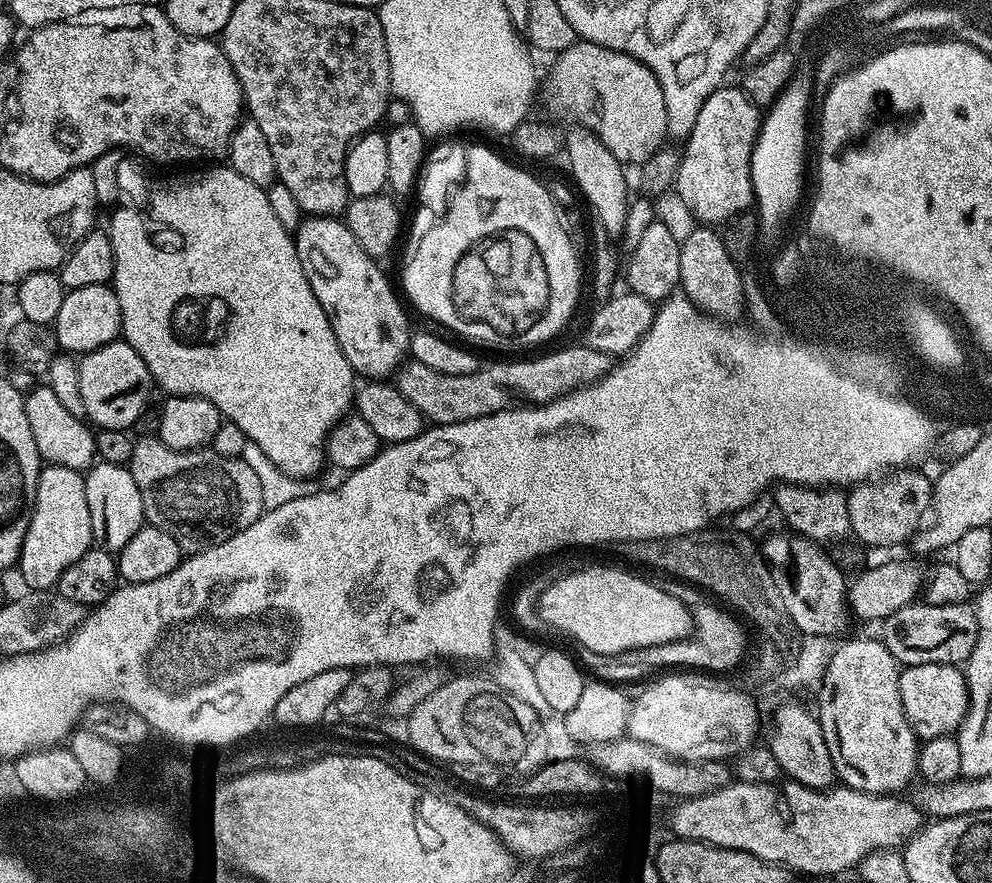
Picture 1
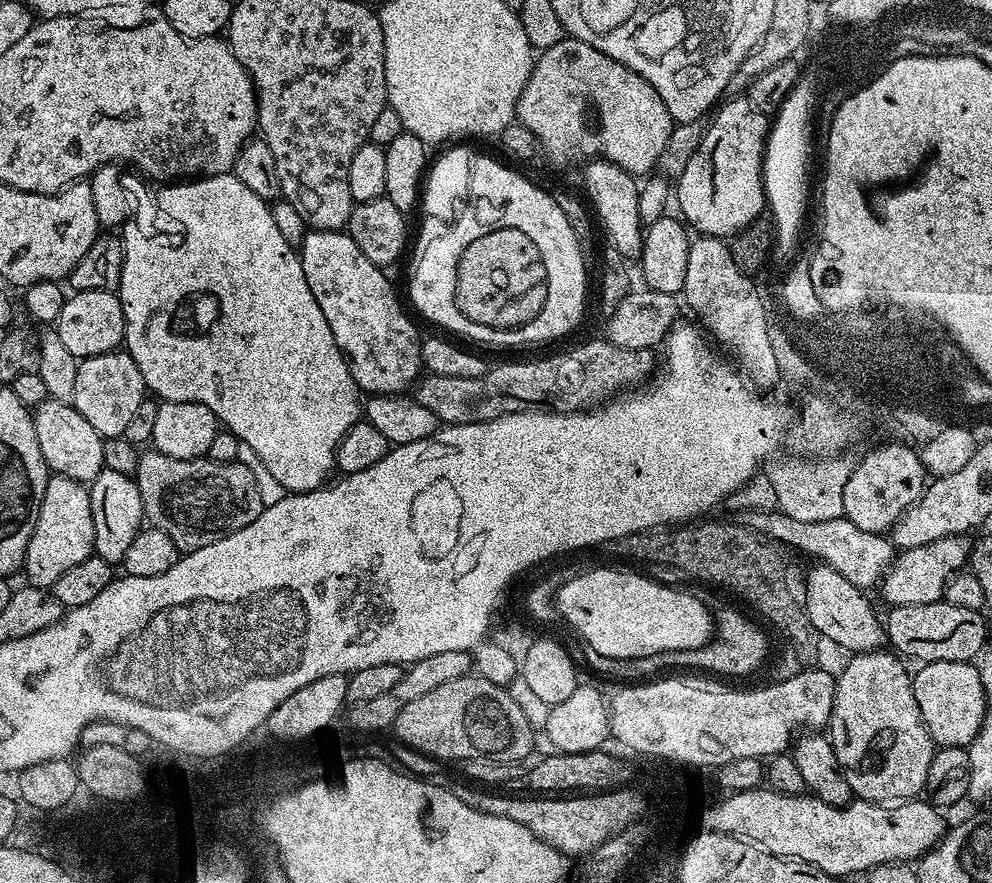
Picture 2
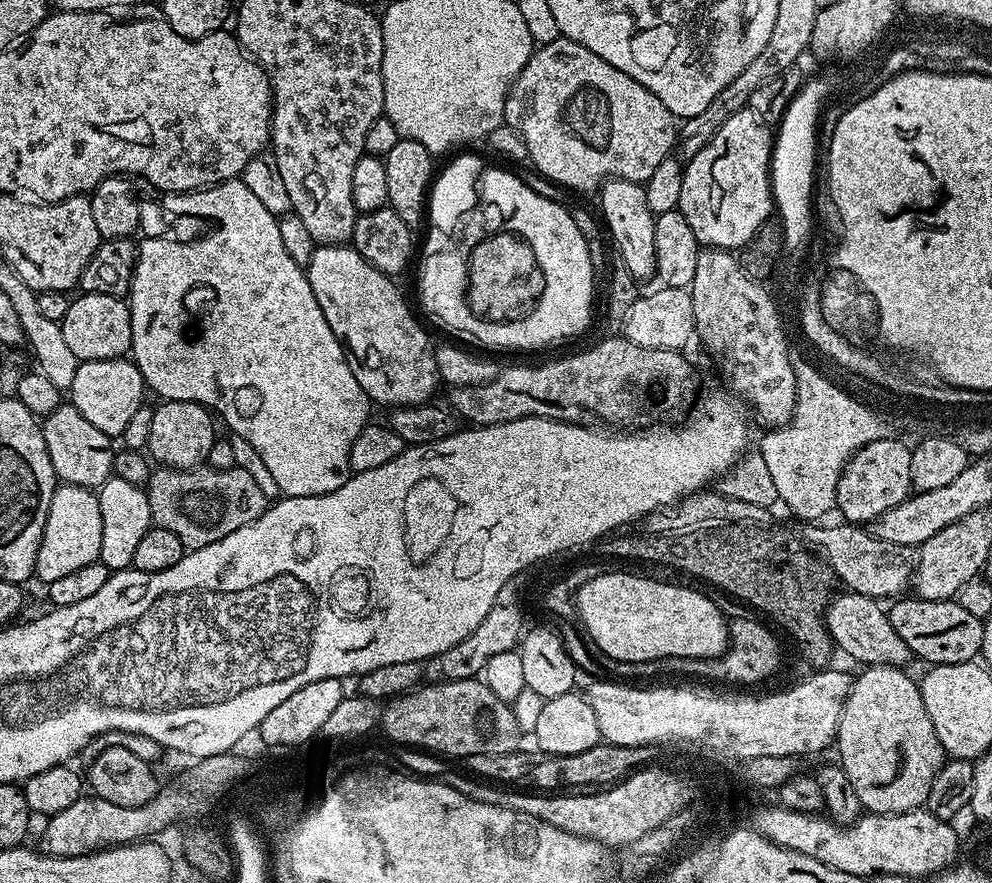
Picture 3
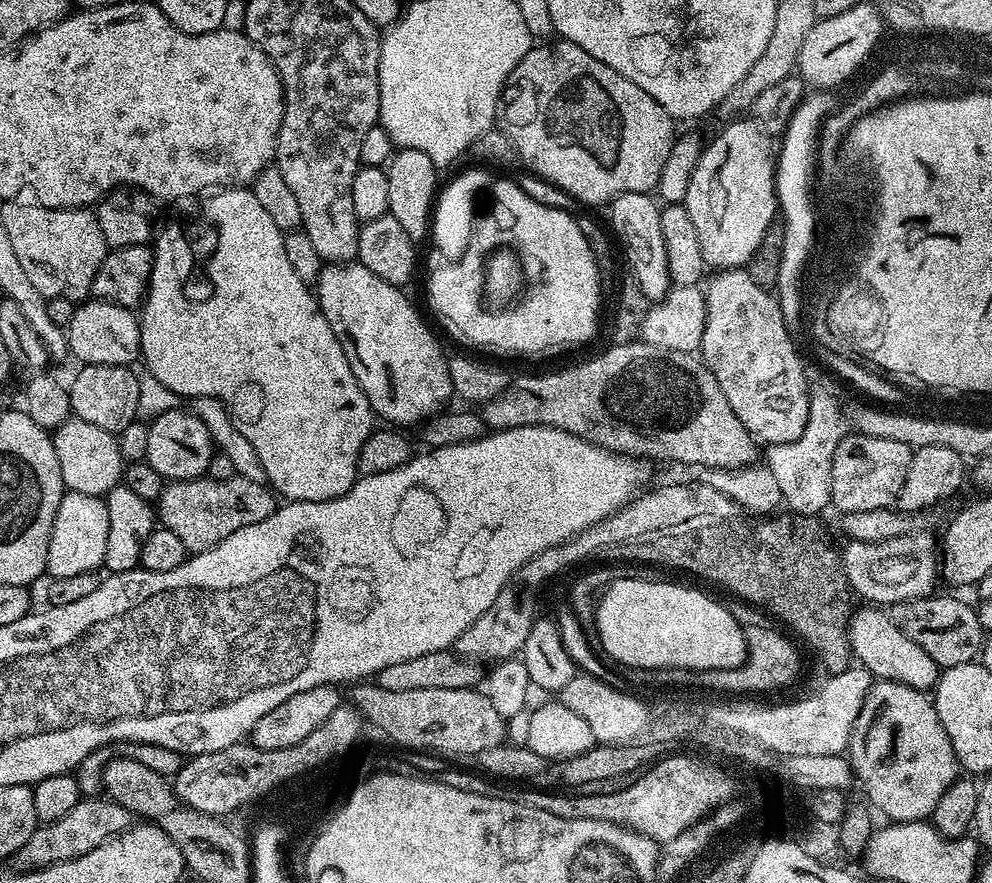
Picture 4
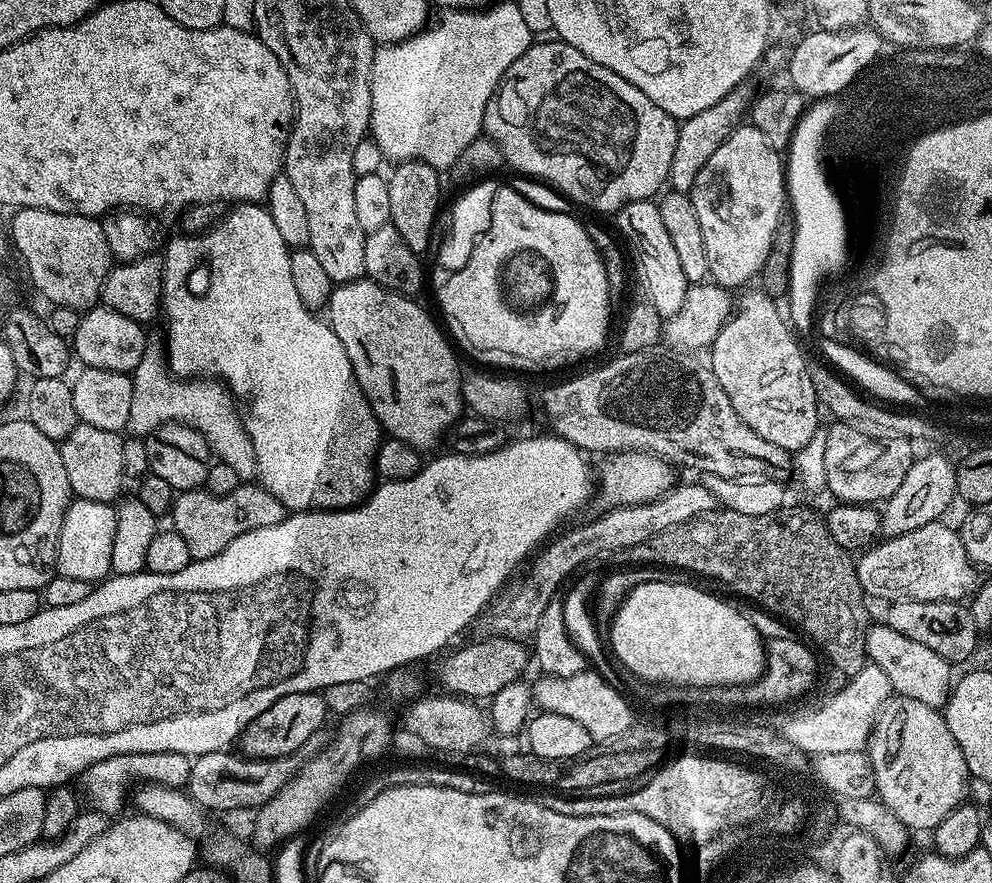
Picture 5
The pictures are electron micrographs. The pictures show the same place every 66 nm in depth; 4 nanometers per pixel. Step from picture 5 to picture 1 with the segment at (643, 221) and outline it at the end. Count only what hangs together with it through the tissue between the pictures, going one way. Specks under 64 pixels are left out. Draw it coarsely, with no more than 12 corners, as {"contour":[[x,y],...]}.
{"contour":[[588,128],[563,133],[579,195],[612,238],[630,203],[621,164]]}

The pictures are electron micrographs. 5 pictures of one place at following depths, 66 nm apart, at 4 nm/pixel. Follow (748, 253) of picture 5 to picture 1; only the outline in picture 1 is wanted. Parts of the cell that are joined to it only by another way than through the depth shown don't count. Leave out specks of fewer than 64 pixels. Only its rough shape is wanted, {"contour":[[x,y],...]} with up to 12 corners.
{"contour":[[721,86],[698,110],[674,192],[708,226],[753,207],[762,112]]}

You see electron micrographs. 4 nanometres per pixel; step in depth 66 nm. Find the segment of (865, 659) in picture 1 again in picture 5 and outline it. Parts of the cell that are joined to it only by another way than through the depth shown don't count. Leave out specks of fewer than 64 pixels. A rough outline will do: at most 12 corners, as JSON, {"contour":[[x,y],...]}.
{"contour":[[901,696],[866,745],[875,795],[909,830],[965,803],[944,713]]}

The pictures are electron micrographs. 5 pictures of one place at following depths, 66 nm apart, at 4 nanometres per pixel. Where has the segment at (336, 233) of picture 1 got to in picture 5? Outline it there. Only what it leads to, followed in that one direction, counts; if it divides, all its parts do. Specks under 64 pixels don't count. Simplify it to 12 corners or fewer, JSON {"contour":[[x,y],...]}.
{"contour":[[361,278],[326,320],[381,429],[434,447],[466,405],[413,297]]}

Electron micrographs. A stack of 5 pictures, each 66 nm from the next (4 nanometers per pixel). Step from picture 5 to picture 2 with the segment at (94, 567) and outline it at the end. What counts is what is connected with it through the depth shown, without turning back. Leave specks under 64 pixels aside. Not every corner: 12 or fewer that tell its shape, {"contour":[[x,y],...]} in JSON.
{"contour":[[49,475],[22,576],[51,590],[93,555],[89,485]]}

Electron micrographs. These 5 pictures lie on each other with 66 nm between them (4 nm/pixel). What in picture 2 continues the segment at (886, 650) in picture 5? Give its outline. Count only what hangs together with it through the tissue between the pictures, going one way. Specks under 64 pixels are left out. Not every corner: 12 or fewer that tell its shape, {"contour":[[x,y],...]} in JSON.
{"contour":[[819,562],[802,607],[821,637],[875,652],[886,628],[838,570]]}

